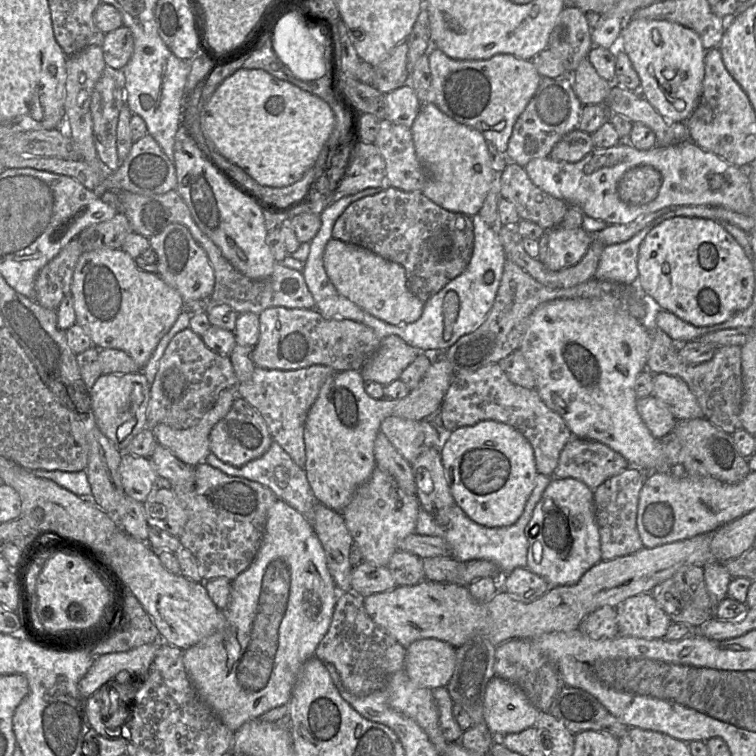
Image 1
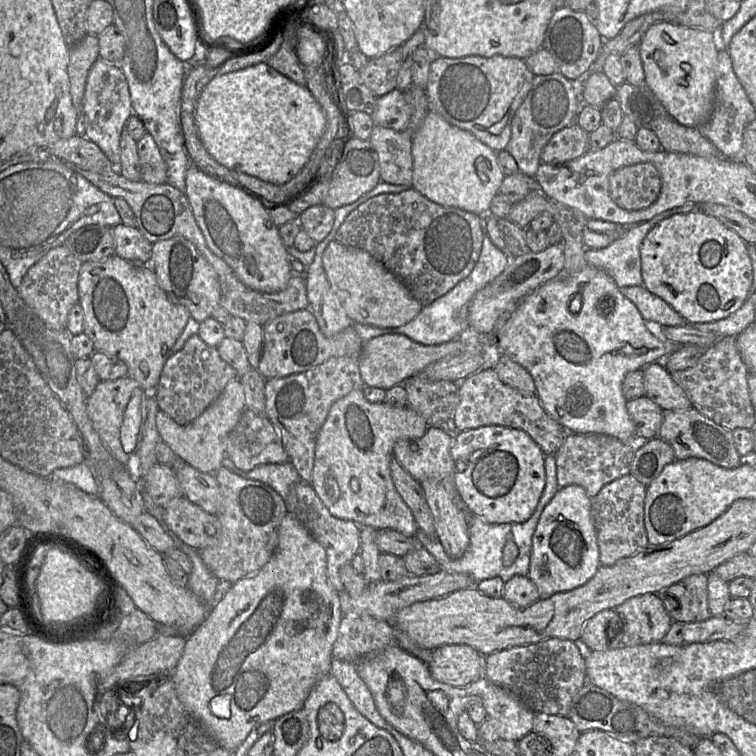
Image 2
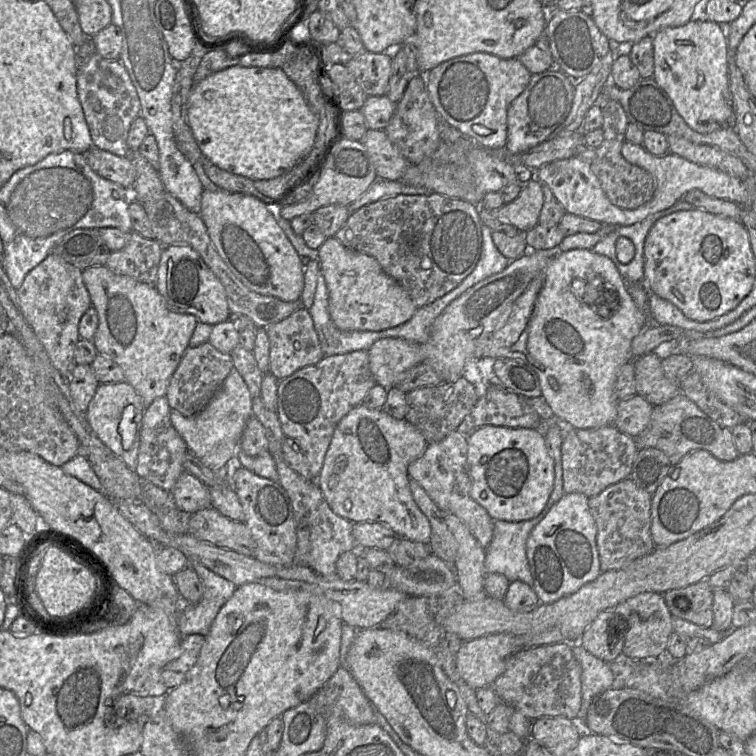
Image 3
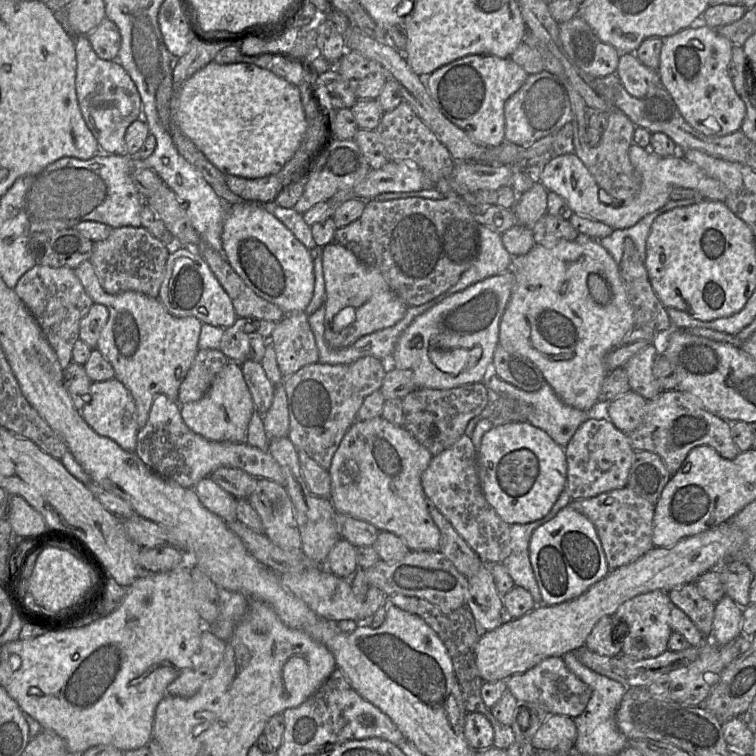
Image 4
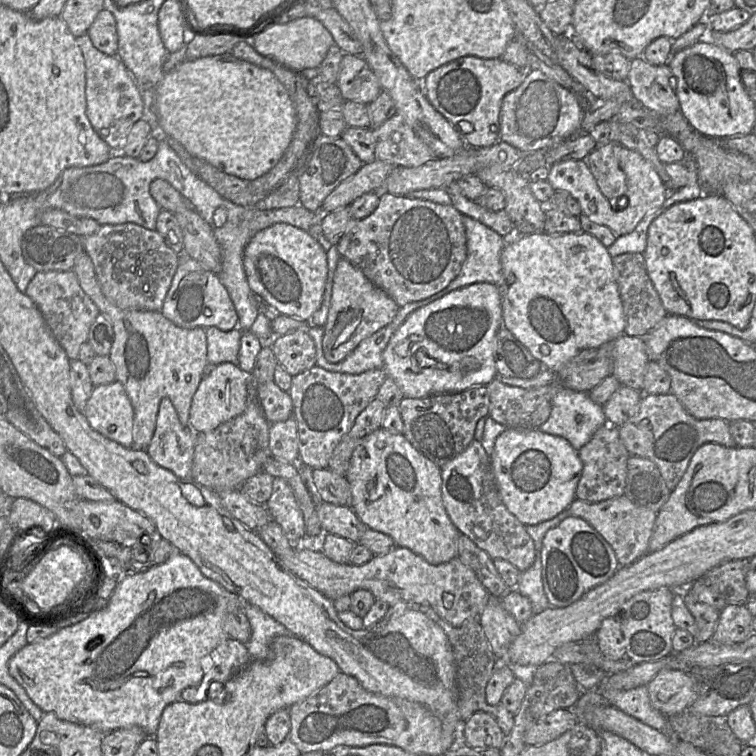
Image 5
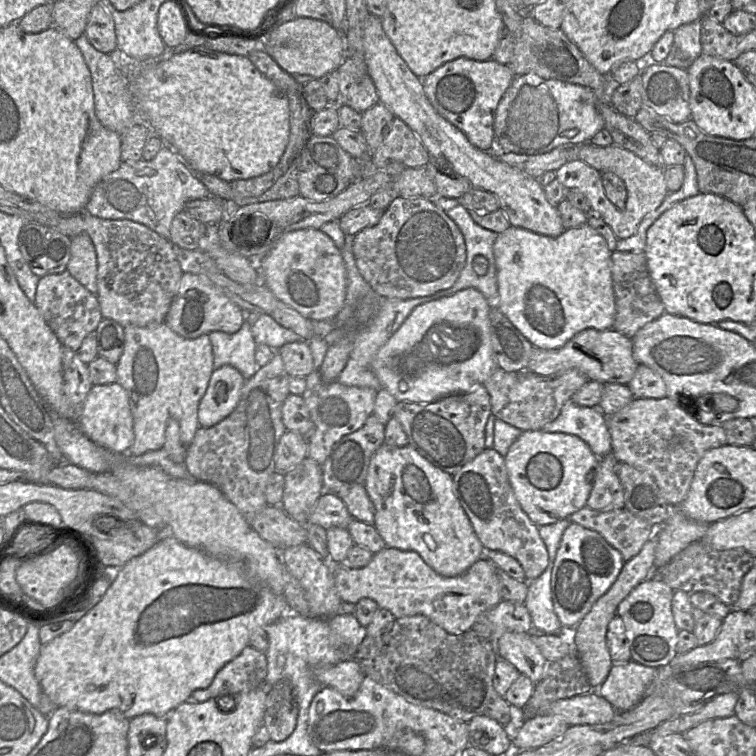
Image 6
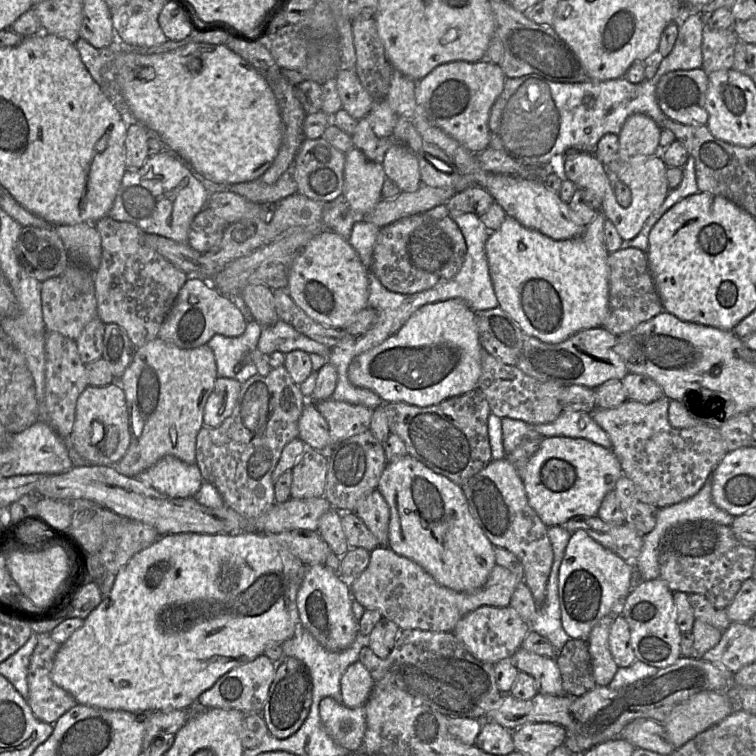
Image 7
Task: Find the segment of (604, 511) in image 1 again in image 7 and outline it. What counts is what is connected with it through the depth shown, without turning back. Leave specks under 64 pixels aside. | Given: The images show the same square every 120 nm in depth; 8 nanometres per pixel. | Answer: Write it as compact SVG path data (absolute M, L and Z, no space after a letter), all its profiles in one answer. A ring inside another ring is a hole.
M575 516L561 526L571 534L584 530L599 544L630 563L638 558L642 550L643 536L627 523L611 524L599 516Z

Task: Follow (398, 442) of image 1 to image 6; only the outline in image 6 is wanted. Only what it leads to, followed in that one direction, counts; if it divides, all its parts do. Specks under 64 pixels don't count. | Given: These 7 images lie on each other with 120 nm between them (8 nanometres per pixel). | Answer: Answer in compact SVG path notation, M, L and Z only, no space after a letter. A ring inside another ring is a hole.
M485 448L476 458L453 475L454 493L470 519L476 535L486 551L499 551L516 559L522 566L527 582L539 577L548 565L548 551L534 524L522 509L511 487L505 459L493 448Z

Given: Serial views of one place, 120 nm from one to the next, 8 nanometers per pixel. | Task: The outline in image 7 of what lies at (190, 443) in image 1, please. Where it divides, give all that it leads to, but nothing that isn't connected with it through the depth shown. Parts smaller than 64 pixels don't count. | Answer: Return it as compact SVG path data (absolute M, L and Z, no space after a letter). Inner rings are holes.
M218 377L210 394L203 416L205 427L217 428L231 416L242 384L232 378Z

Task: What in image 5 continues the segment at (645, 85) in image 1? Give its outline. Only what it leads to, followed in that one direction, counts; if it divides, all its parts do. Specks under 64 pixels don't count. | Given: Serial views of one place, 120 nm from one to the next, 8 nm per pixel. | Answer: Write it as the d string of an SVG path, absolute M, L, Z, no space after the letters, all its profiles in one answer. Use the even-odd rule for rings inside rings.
M703 39L672 55L667 63L676 78L680 111L704 136L732 138L753 133L755 106L745 90L733 53Z

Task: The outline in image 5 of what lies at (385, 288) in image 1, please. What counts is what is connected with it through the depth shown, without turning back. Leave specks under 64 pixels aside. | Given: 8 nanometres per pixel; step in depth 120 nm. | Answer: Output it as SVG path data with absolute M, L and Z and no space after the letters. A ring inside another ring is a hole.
M340 257L333 280L331 304L324 326L323 353L330 363L344 360L362 340L385 327L396 316L397 303L358 268Z

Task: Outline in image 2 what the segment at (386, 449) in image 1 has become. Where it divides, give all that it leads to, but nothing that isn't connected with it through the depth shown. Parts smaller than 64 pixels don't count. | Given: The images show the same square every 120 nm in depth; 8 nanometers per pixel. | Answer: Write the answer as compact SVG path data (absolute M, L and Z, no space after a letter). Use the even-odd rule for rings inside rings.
M393 456L390 462L393 484L410 508L420 531L431 538L436 537L433 515L420 483L414 479Z

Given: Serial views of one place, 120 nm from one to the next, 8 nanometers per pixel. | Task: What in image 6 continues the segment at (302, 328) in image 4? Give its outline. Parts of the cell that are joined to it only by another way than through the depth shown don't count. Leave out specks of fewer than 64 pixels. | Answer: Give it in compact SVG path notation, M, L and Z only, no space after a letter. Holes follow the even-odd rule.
M305 340L283 345L279 348L278 354L290 377L305 378L315 370L312 352Z

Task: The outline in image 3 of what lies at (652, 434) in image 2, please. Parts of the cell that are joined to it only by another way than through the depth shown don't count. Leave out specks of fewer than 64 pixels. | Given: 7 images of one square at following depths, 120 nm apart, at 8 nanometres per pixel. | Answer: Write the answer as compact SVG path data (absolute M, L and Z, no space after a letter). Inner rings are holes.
M639 394L621 399L617 403L614 426L635 438L648 426L654 406Z

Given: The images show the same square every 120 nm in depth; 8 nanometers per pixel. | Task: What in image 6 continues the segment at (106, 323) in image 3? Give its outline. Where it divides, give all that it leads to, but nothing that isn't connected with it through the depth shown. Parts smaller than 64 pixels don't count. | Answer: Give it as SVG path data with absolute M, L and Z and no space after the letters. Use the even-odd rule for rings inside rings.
M82 233L72 237L70 250L67 271L88 291L97 295L97 254L89 235ZM165 322L145 327L126 326L124 334L124 349L116 364L116 373L117 383L128 394L133 417L134 443L127 453L140 456L147 452L161 450L165 443L166 423L171 418L178 421L181 442L187 447L200 427L198 407L214 371L213 350L209 336L203 334L194 339L187 339L175 333Z

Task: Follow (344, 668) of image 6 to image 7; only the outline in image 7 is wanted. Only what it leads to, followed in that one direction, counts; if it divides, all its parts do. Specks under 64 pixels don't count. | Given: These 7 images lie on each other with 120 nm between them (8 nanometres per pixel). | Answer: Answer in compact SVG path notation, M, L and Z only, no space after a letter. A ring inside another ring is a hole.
M361 662L350 665L340 681L342 704L348 708L365 706L374 685L371 674Z

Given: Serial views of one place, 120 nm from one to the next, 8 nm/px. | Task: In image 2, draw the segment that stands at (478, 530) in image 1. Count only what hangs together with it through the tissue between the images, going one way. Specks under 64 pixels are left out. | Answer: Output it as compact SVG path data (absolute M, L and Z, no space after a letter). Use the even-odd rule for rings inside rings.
M554 454L545 455L545 474L546 482L543 493L533 515L526 522L490 524L485 522L481 517L469 513L468 528L470 544L463 556L458 559L453 559L446 554L437 537L431 538L420 530L418 530L415 535L419 545L424 547L431 555L435 557L443 571L467 574L475 583L497 576L504 582L507 582L515 575L527 576L530 570L533 534L544 508L560 488L557 481L556 456ZM508 540L512 540L516 543L519 553L517 558L510 566L505 566L503 564L503 547Z

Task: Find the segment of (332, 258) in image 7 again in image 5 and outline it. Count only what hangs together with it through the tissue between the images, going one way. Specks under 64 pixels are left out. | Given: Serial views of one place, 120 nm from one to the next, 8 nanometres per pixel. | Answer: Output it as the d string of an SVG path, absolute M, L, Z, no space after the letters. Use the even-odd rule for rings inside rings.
M287 223L257 232L245 246L243 265L251 290L276 314L307 321L320 308L328 274L327 252L308 232Z

